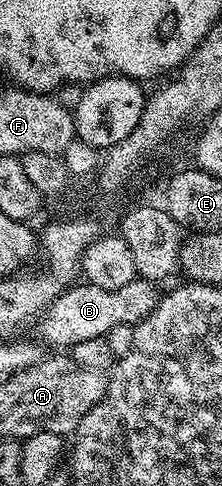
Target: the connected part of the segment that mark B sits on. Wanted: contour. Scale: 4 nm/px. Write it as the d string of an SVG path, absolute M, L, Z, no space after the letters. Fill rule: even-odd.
M139 278L126 282L126 286L121 286L119 290L102 290L102 286L94 286L87 282L77 282L71 288L67 288L55 302L51 308L36 321L34 325L35 335L39 337L45 345L51 346L56 350L71 350L74 346L78 346L78 342L86 342L90 338L105 337L107 332L114 329L114 326L133 326L146 319L156 309L162 295L161 289L153 281L141 280Z

